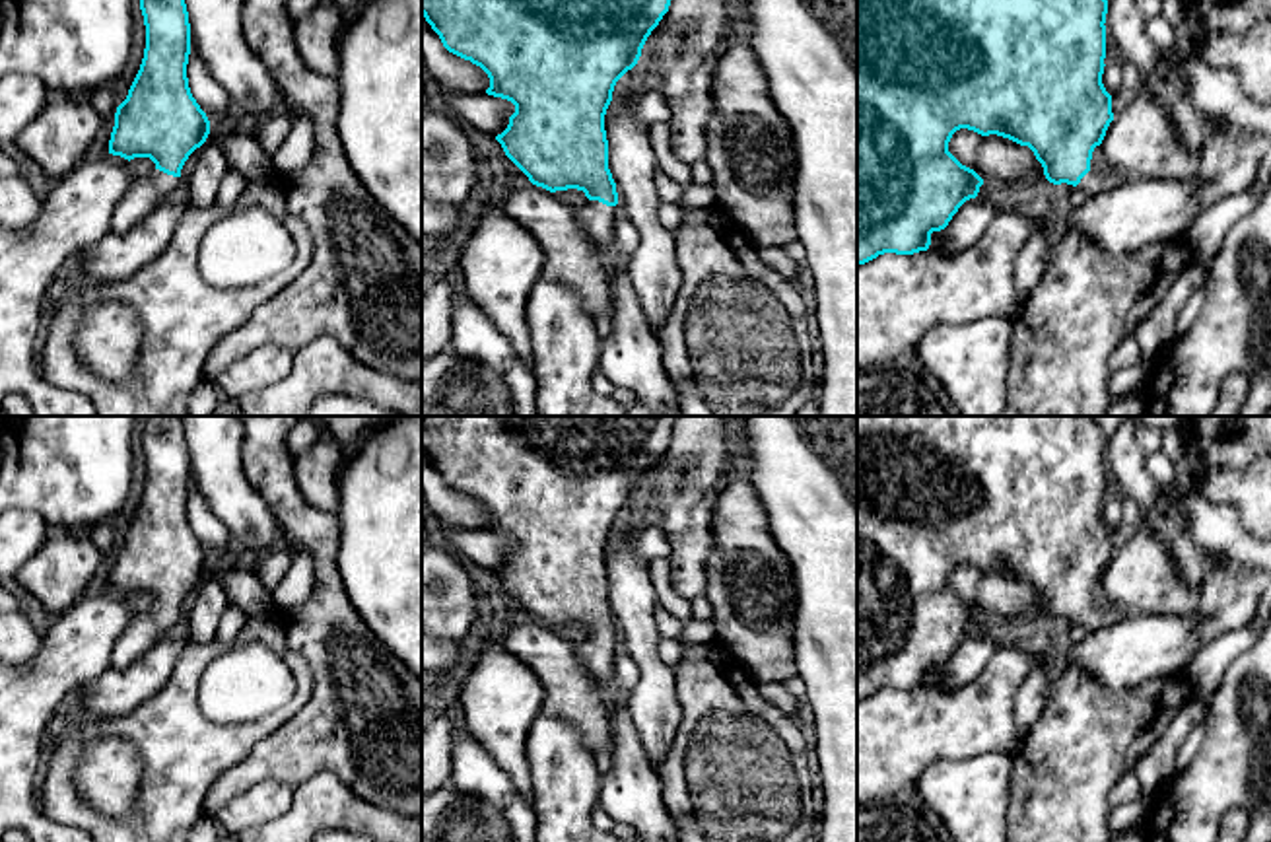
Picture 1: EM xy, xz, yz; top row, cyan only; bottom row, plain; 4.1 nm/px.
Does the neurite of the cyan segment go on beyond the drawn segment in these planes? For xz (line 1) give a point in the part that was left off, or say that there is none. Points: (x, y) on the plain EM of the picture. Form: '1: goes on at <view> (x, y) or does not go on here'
1: goes on at xz (597, 656)

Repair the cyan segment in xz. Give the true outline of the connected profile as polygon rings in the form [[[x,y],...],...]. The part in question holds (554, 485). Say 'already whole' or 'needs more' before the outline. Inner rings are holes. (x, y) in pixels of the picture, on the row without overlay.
needs more; [[[422,416],[422,451],[443,482],[488,509],[488,531],[515,541],[507,564],[496,572],[505,591],[536,622],[550,628],[583,626],[587,636],[571,648],[602,686],[612,683],[618,640],[608,605],[604,550],[616,517],[637,500],[647,473],[669,447],[676,420],[678,416]]]

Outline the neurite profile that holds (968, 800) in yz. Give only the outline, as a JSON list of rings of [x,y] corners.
[[[1001,753],[939,760],[913,789],[945,842],[1007,842],[1011,768],[1013,758]]]

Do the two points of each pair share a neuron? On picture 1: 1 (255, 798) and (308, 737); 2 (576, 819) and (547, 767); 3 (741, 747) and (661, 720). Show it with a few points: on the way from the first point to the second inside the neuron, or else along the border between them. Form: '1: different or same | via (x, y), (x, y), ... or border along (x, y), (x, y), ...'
1: different | border along (292, 788), (261, 780), (230, 802)
2: same | via (564, 806), (564, 784), (560, 780)
3: different | border along (675, 681), (681, 724), (657, 767)

